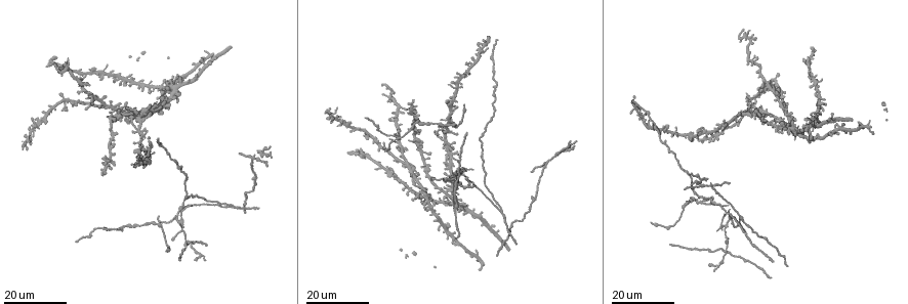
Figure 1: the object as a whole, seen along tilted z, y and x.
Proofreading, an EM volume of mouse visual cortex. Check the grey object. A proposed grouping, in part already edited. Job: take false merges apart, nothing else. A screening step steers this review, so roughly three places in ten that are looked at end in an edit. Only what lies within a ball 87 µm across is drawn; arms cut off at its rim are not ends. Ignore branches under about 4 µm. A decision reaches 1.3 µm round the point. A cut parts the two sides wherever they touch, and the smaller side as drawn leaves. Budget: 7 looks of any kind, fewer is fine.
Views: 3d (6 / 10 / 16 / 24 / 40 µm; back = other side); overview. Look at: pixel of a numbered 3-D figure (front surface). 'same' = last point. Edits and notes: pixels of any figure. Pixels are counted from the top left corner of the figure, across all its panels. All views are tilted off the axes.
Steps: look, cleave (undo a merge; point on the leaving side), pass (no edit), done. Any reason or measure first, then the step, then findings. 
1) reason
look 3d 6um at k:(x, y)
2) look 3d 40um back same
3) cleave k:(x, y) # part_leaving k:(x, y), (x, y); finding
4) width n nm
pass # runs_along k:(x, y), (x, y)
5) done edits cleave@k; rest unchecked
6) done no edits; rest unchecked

arms part here
look 3d 16um at 1:(111, 229)

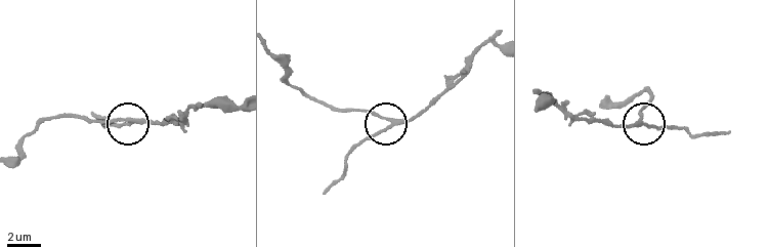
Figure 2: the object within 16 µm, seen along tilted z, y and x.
zoom in
look 3d 6um at 2:(390, 124)

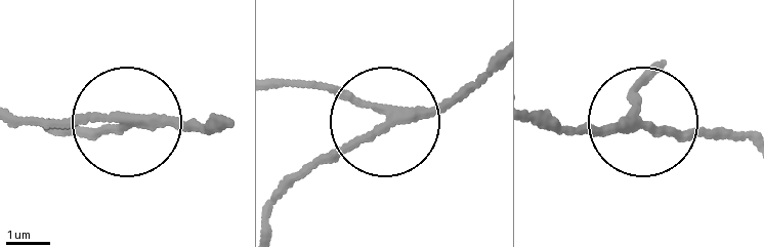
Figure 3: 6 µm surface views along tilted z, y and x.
cleave 3:(192, 130) # part_leaving 3:(150, 124), (213, 127); two neurons meet here

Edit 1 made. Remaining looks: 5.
thin arm on a thick one
look 3d 24um at 1:(729, 120)

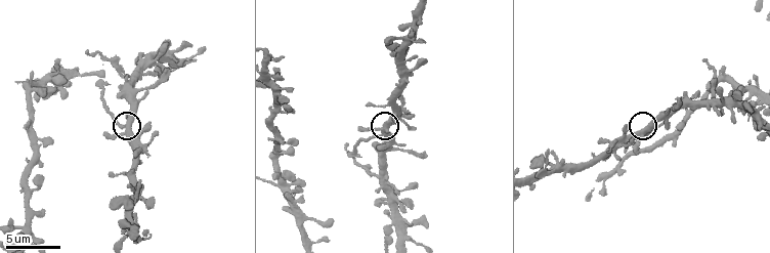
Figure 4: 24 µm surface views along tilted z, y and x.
look 3d 10um at 4:(127, 123)

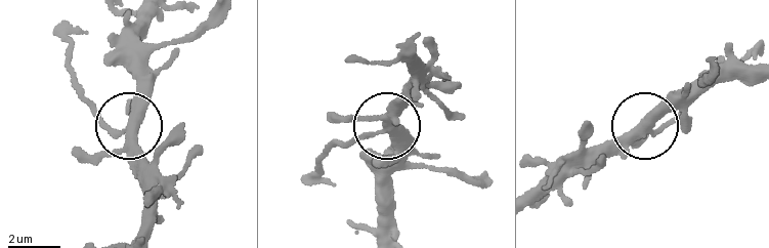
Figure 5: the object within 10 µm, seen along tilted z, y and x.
side_arm 6 um; arms 4
pass # one neuron here

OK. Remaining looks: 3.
looks like a crossing
look 3d 16um at 1:(404, 159)

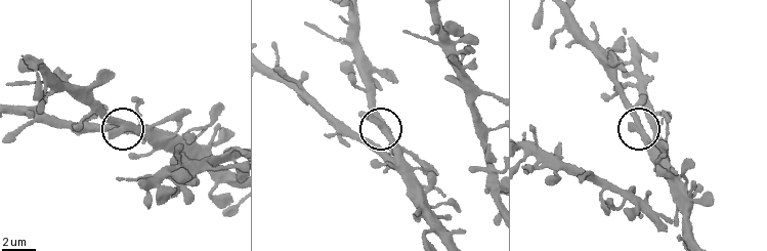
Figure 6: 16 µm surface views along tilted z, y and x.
look 3d 10um at 6:(644, 138)

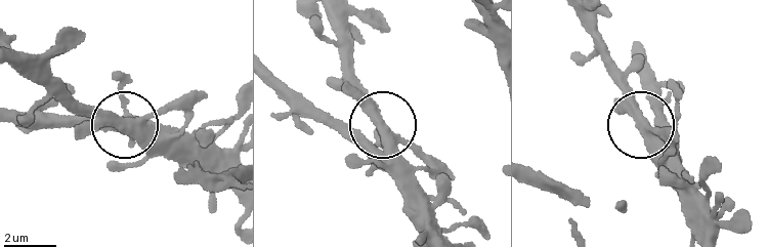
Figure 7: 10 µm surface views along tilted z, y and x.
side_arm 37 um
pass # runs_along 7:(697, 235), (608, 53); one neuron here

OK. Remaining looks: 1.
done edits cleave@3; rest unchecked

